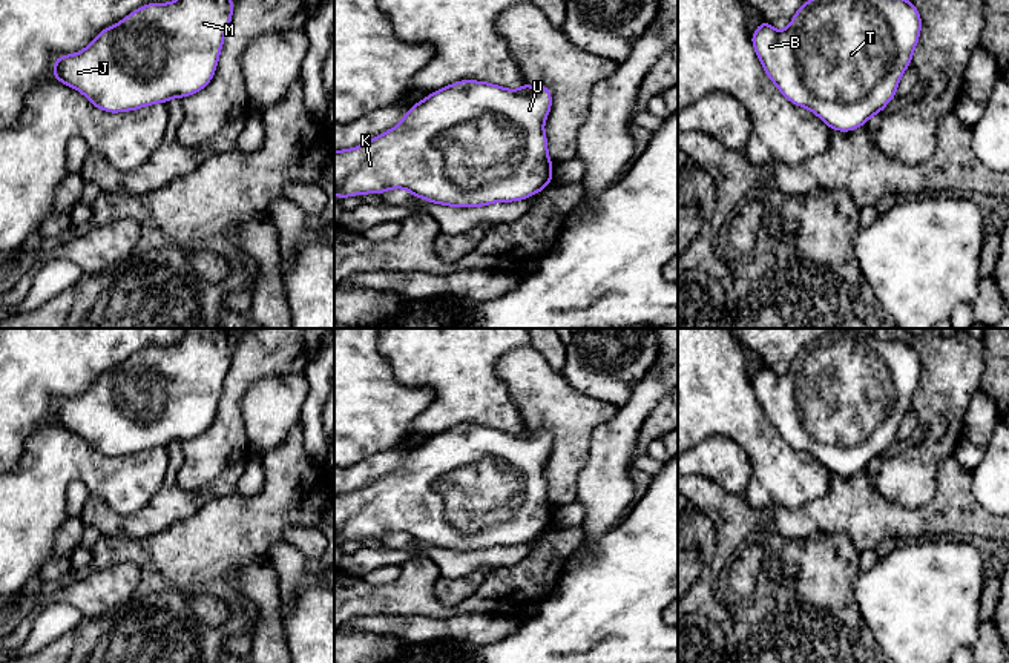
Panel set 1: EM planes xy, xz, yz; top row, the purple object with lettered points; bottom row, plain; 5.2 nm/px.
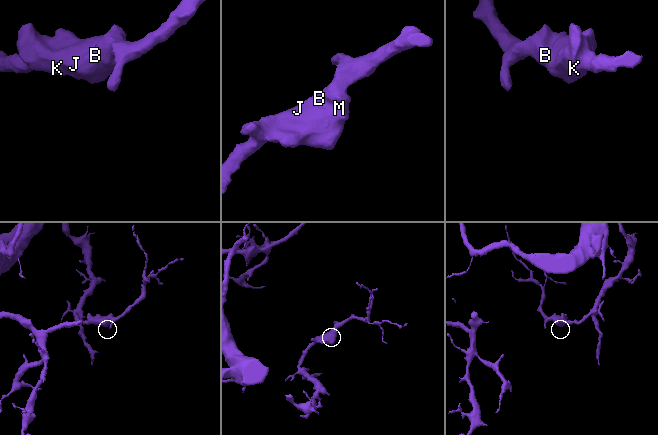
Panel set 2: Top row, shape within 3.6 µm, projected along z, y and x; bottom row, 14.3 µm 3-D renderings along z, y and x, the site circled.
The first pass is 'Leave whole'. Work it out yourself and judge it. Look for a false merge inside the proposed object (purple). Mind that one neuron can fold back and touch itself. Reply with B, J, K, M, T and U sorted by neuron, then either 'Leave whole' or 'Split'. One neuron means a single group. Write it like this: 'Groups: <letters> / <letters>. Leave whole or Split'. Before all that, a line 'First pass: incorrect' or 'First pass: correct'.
First pass: correct
Groups: B J K M T U. Leave whole

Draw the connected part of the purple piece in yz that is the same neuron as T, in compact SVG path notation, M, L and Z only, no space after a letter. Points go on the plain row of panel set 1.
M834 332L805 345L784 374L762 364L751 387L765 417L790 447L811 454L833 474L850 476L896 440L920 376L920 356L908 342Z

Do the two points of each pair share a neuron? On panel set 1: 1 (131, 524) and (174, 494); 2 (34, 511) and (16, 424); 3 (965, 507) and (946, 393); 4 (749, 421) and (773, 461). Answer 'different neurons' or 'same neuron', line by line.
1: same neuron
2: different neurons
3: different neurons
4: same neuron

